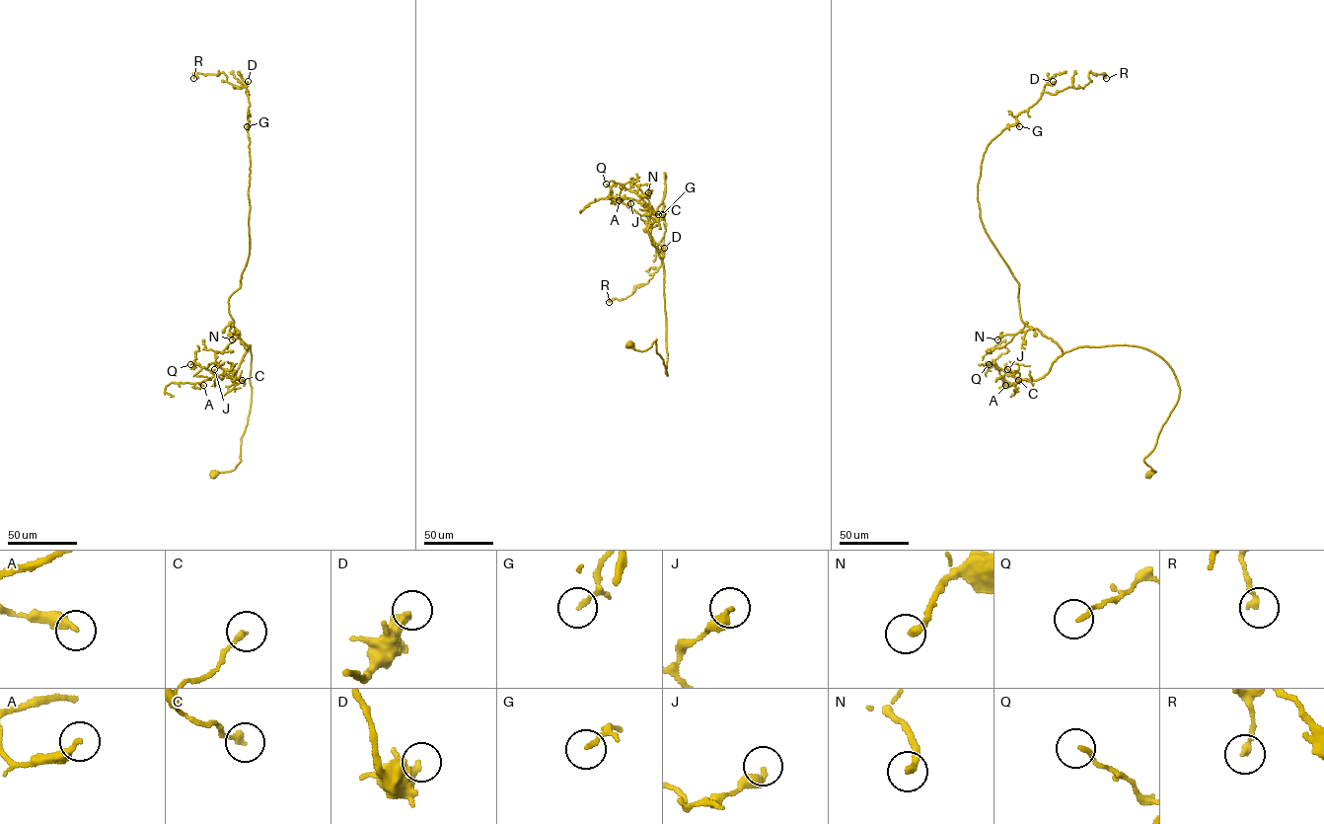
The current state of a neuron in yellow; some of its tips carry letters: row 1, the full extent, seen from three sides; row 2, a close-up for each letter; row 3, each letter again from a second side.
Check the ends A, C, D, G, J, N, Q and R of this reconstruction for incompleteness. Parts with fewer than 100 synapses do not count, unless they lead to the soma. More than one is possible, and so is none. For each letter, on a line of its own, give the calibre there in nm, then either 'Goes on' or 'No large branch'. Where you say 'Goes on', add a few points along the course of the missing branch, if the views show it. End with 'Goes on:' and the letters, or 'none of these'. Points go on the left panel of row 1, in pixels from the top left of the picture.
A: Thickness 360 nm. No large branch
C: Thickness 200 nm. No large branch
D: Thickness 320 nm. No large branch
G: Thickness 170 nm. No large branch
J: Thickness 320 nm. No large branch
N: Thickness 240 nm. Goes on. Course of what is missing: (232, 339), (239, 349), (254, 354), (250, 360), (255, 360), (257, 356)
Q: Thickness 160 nm. No large branch
R: Thickness 240 nm. No large branch
Goes on: N

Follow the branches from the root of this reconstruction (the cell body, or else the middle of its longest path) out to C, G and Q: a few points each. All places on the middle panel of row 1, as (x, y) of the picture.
C: (629, 343), (643, 351), (656, 339), (656, 352), (667, 375), (663, 263), (648, 231), (648, 212), (658, 214)
G: (629, 343), (643, 351), (656, 339), (667, 375), (663, 254), (643, 214), (656, 214), (664, 173), (662, 214)
Q: (629, 343), (643, 351), (656, 339), (667, 375), (664, 266), (648, 231), (647, 209), (622, 184), (606, 184)

